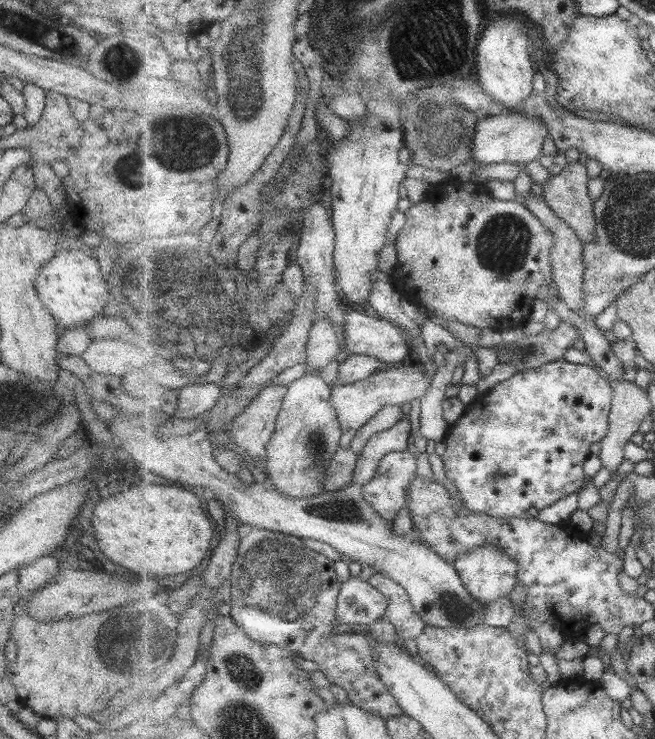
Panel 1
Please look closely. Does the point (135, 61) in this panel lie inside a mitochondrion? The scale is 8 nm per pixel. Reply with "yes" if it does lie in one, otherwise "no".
yes

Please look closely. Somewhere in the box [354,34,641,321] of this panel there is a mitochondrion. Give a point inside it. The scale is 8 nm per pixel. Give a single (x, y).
(441, 131)

